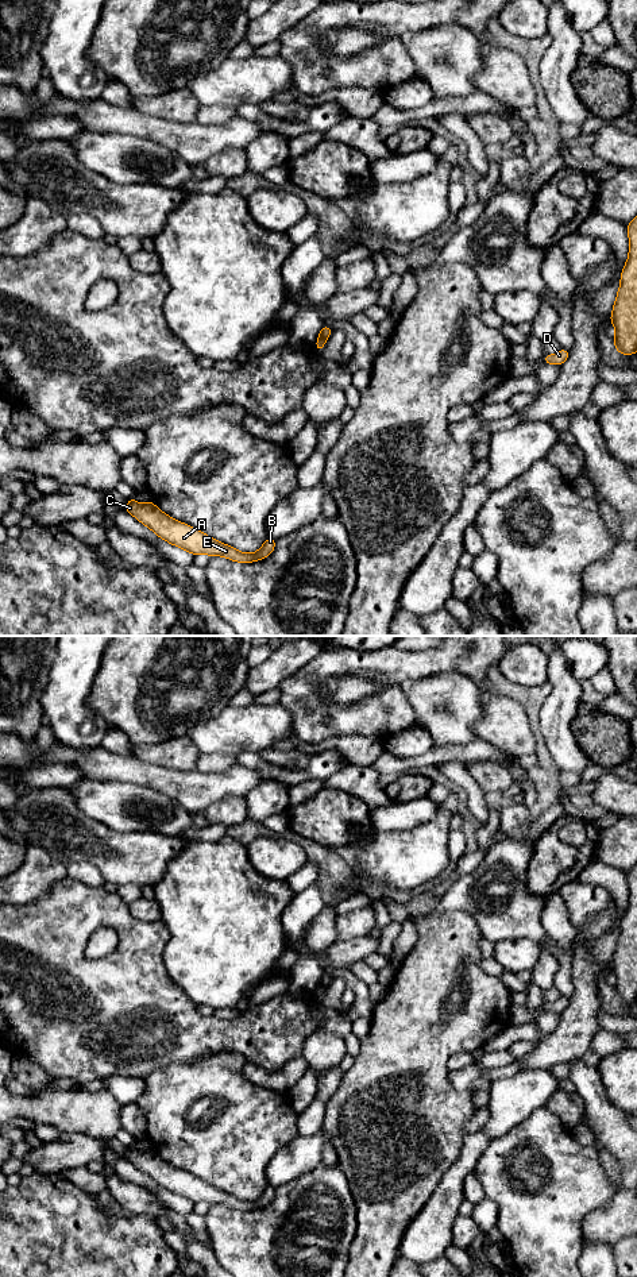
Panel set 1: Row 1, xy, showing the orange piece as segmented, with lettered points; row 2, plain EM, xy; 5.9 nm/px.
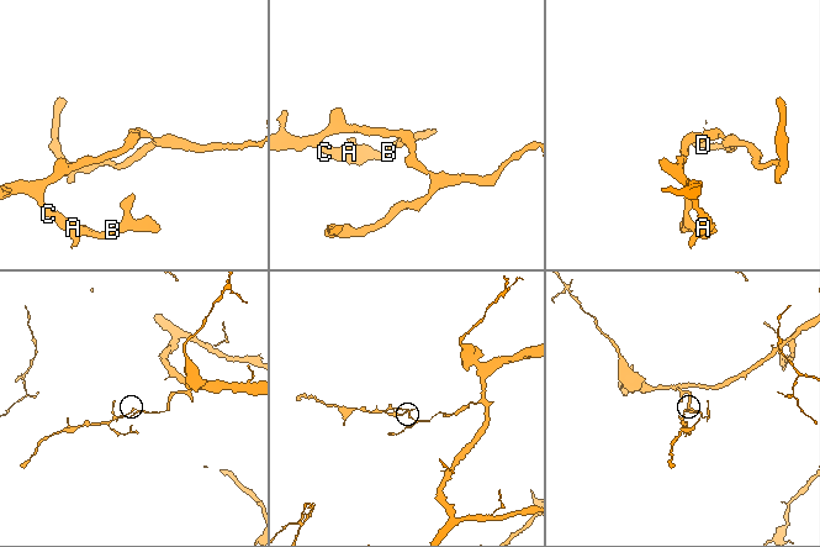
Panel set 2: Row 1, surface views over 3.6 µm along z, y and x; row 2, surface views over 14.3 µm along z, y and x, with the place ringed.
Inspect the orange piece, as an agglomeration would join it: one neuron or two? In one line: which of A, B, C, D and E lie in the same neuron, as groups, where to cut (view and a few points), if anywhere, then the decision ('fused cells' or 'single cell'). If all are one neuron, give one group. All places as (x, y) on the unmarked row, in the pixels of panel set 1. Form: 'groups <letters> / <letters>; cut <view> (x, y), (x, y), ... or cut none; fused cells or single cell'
groups A B C E / D; cut xy (317, 986), (325, 988); fused cells

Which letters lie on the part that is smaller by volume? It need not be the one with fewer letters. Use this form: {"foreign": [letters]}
{"foreign": ["A", "B", "C", "E"]}

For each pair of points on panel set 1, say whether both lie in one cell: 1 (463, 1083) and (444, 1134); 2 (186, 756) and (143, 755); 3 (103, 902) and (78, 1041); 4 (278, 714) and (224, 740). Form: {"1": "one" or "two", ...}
{"1": "two", "2": "one", "3": "one", "4": "one"}

